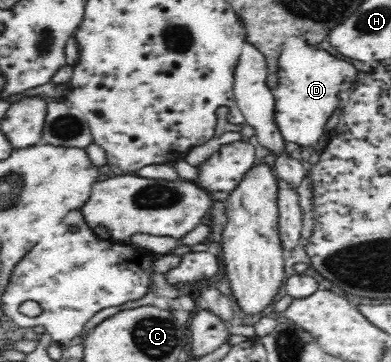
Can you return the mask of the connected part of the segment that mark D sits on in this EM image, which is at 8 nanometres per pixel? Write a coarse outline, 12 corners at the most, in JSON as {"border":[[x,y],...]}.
{"border":[[288,37],[272,89],[284,140],[315,145],[357,69]]}

